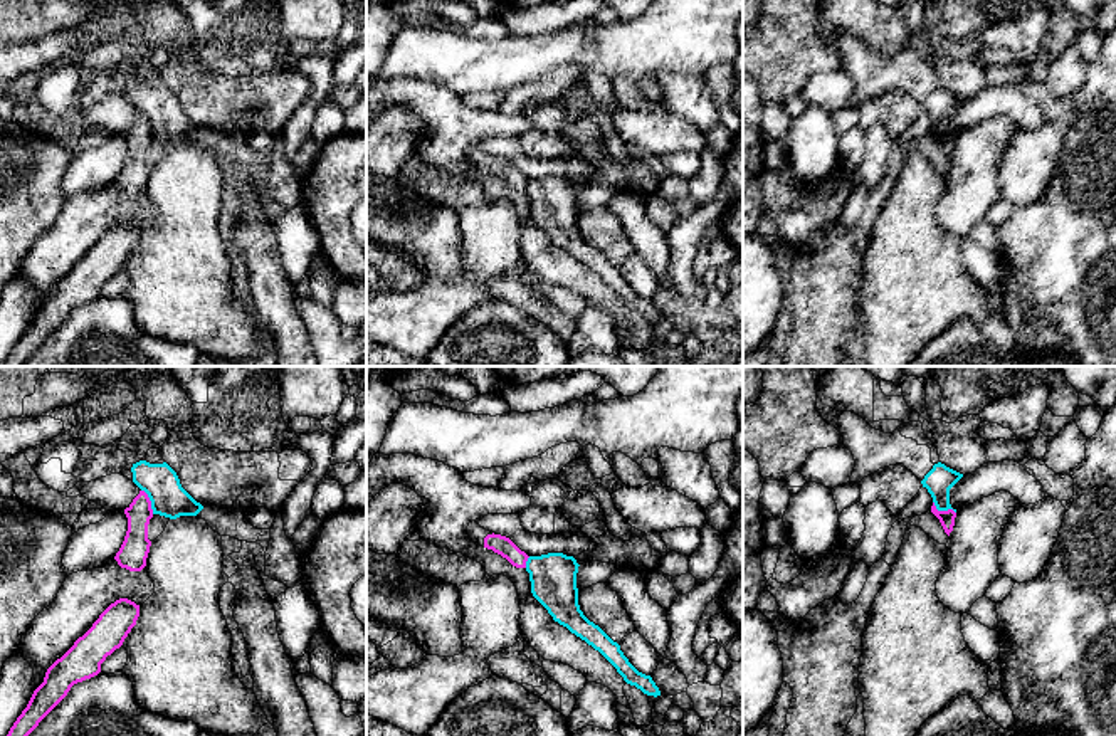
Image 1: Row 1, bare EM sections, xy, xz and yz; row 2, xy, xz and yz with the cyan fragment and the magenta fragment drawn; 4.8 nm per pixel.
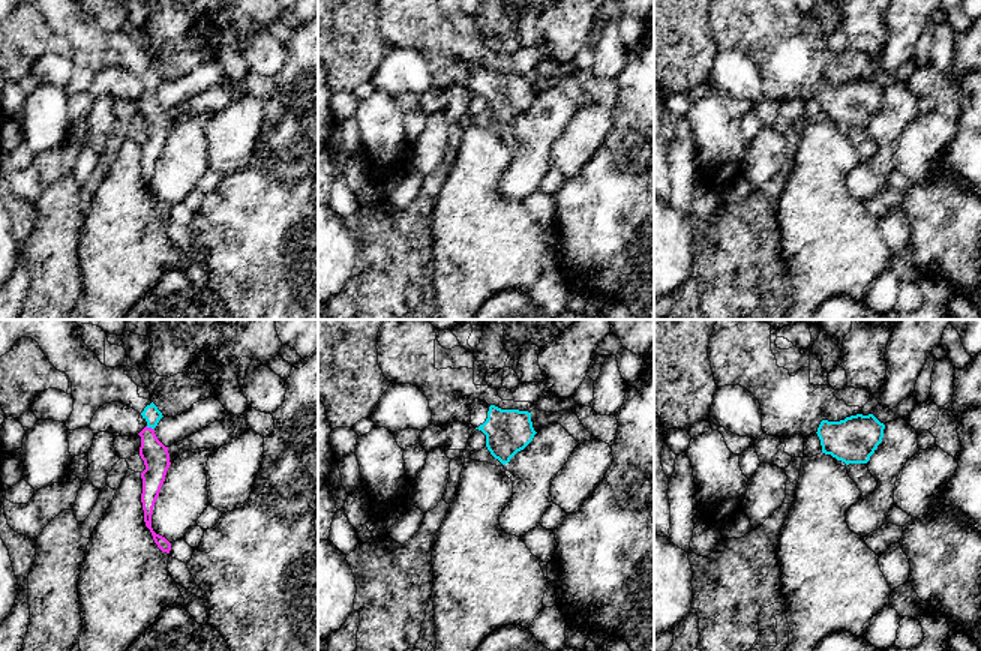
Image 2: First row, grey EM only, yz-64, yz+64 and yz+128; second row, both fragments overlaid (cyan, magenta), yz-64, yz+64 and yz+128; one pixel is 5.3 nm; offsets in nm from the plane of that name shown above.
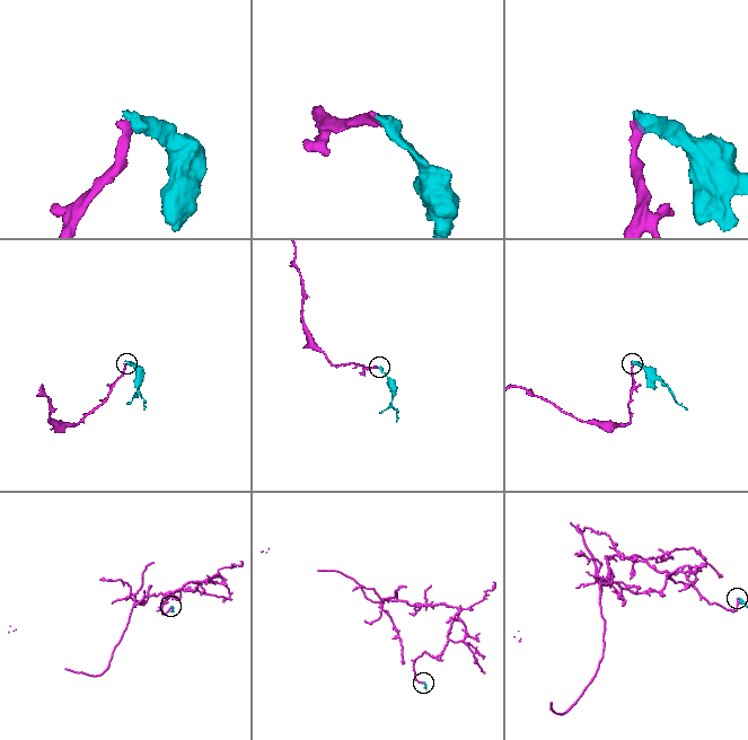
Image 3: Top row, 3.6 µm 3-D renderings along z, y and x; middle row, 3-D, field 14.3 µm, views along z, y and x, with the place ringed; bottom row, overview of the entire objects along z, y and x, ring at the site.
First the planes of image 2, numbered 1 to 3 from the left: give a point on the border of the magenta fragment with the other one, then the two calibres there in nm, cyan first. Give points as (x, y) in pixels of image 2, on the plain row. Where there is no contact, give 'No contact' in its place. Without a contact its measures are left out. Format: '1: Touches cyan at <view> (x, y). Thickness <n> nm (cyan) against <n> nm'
1: Touches cyan at yz-64 (150, 90). Thickness 90 nm (cyan) against 140 nm
2: No contact
3: No contact

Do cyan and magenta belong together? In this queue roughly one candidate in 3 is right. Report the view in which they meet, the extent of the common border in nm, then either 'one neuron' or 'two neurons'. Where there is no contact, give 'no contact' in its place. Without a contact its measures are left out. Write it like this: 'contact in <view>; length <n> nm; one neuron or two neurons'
contact in yz; length 130 nm; two neurons

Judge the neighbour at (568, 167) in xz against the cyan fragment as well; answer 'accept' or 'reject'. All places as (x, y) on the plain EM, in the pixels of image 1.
reject

